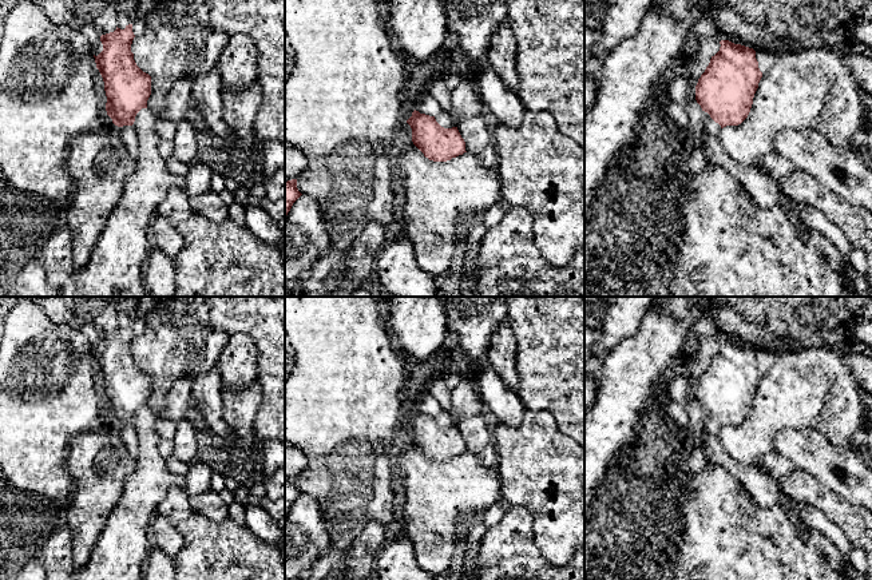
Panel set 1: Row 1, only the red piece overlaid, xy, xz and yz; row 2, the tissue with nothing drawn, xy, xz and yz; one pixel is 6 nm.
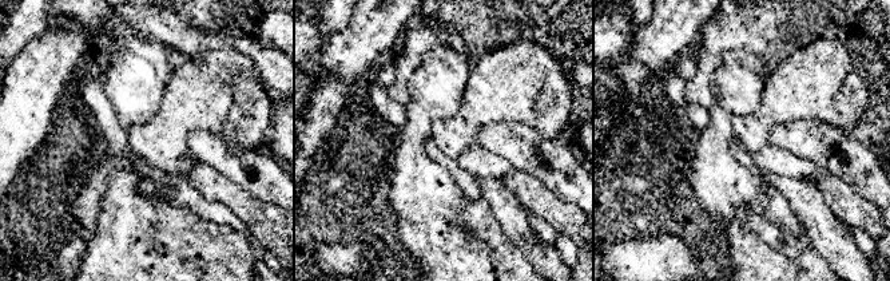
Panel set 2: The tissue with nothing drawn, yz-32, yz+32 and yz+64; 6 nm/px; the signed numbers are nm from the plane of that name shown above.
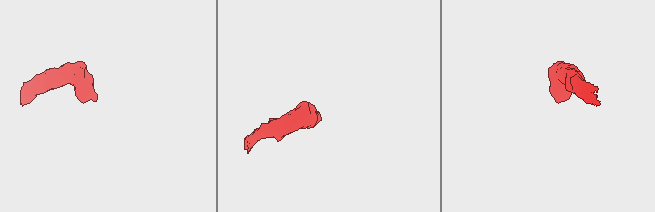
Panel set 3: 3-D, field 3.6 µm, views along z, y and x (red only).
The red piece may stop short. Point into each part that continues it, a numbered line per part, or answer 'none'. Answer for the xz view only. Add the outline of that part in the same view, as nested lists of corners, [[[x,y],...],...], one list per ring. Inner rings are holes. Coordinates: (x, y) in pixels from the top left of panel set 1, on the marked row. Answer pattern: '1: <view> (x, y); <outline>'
1: xz (444, 119); [[[441,111],[435,116],[436,122],[444,128],[456,127],[452,116],[447,111]]]

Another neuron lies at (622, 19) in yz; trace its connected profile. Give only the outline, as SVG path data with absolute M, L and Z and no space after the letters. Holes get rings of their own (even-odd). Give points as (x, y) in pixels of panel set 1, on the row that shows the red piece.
M611 0L603 20L598 24L601 36L592 48L595 67L584 71L594 76L594 71L621 41L633 37L654 0Z

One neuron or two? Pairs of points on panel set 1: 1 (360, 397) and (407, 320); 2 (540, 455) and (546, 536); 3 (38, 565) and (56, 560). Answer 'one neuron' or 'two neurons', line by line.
1: two neurons
2: one neuron
3: one neuron

